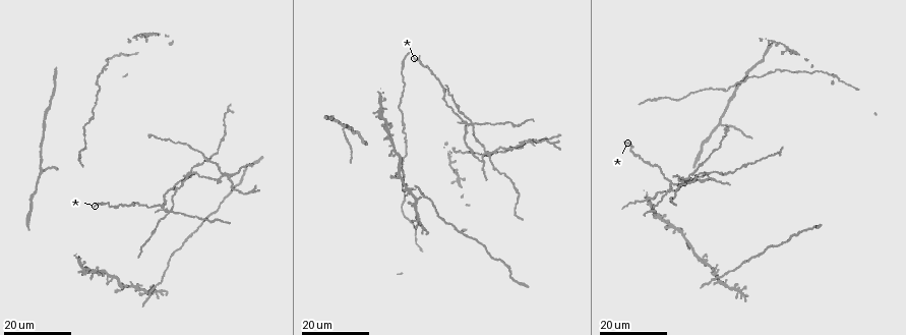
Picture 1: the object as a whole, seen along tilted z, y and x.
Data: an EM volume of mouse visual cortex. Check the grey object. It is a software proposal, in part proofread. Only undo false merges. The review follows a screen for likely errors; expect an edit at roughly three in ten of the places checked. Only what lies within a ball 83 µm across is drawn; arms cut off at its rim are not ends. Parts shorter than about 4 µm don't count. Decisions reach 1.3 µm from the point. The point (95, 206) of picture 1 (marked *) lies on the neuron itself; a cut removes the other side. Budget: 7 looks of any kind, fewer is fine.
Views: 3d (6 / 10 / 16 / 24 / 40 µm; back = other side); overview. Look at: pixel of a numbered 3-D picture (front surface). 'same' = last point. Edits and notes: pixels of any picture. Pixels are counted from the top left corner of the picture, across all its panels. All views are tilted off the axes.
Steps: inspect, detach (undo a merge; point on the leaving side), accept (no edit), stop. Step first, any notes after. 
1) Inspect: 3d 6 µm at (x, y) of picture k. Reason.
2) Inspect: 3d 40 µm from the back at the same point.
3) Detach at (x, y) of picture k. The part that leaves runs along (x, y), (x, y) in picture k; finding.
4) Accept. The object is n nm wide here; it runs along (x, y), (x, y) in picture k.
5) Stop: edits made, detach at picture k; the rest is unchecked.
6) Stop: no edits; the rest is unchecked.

Inspect: 3d 24 µm at (485, 153) of picture 1. Four arms meet.

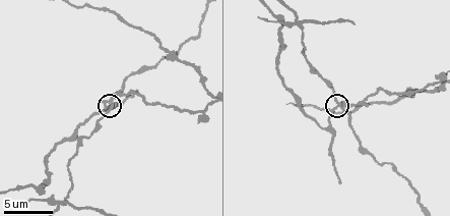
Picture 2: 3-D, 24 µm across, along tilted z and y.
Inspect: 3d 10 µm at (110, 102) of picture 2.

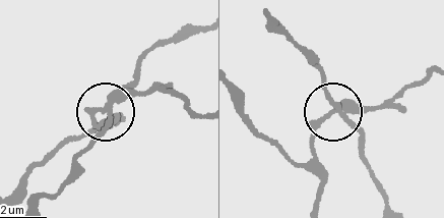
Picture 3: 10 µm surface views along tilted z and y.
Detach at (137, 85) of picture 3. 4 arms meet here; a second neuron is stuck on.

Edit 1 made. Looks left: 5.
Inspect: 3d 16 µm at (225, 174) of picture 1. Three arms meet.

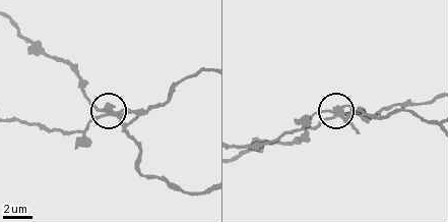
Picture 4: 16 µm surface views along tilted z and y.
Inspect: 3d 10 µm at (108, 108) of picture 4.

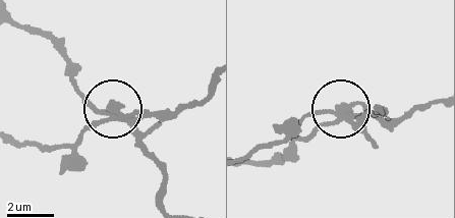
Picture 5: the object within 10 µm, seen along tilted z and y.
Inspect: 3d 10 µm from the back at (110, 106) of picture 5.

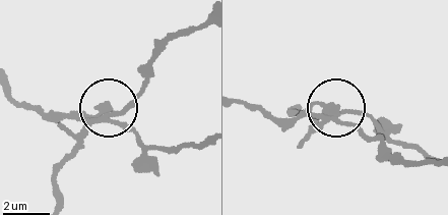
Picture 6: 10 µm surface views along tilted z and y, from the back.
Detach at (68, 135) of picture 6. The side arm is 15 µm long; the part that leaves runs along (103, 121), (125, 111), (170, 36), (202, 25) in picture 6; two neurons meet here.

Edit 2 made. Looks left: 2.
Stop: edits made, detach at picture 3, detach at picture 6; the rest is unchecked.

